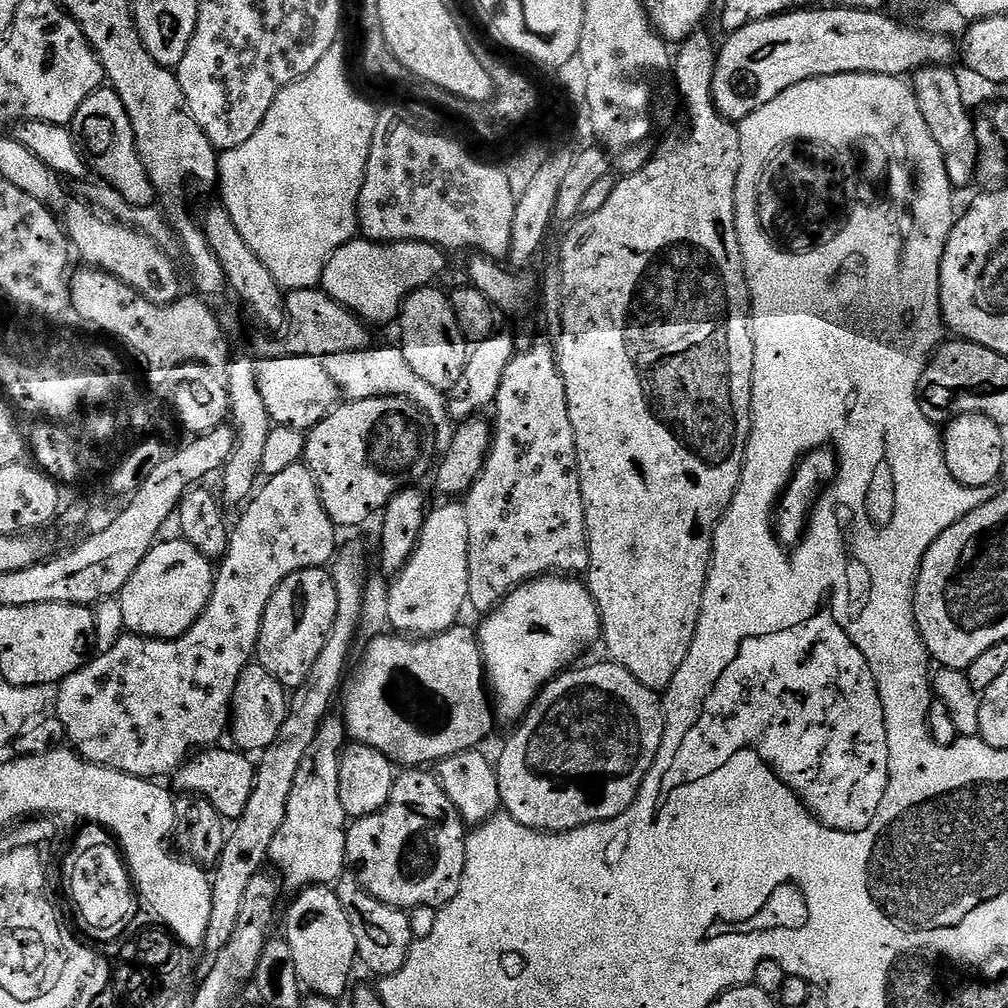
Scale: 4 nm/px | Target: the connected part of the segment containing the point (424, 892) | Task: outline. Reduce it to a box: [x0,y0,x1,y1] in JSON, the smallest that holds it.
[346,770,467,910]

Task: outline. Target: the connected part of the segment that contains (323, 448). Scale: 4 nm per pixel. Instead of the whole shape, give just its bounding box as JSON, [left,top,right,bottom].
[303,397,434,529]

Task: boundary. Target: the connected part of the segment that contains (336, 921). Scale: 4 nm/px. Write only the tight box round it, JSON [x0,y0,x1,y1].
[284,886,358,1001]

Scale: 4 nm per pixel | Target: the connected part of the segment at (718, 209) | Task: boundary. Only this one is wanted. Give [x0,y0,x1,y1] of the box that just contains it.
[554,30,754,690]

